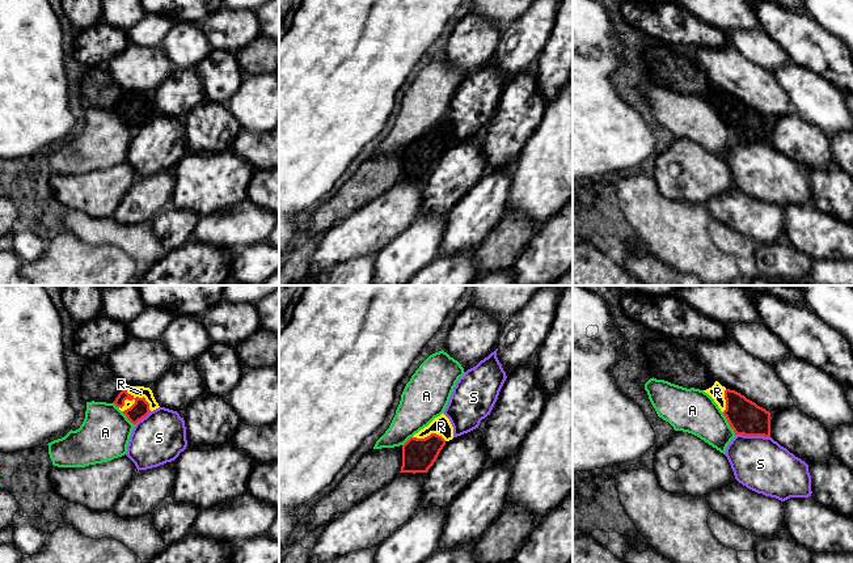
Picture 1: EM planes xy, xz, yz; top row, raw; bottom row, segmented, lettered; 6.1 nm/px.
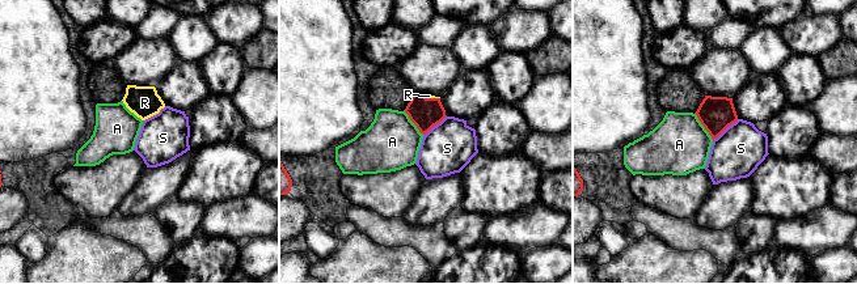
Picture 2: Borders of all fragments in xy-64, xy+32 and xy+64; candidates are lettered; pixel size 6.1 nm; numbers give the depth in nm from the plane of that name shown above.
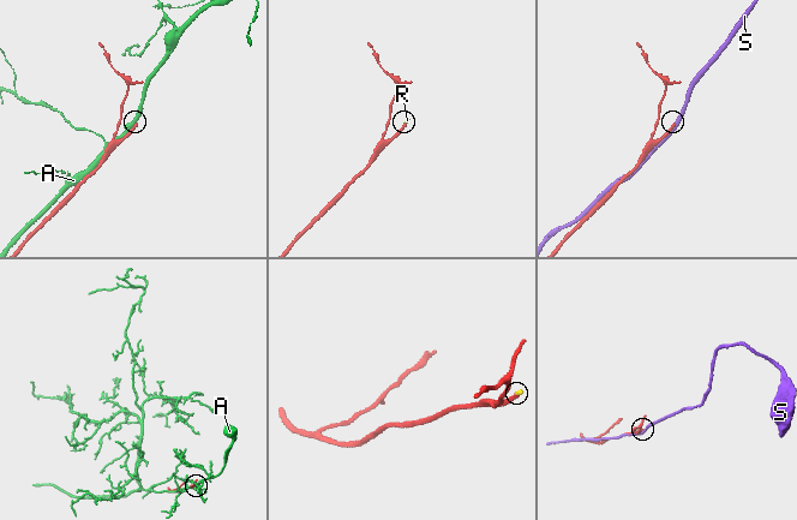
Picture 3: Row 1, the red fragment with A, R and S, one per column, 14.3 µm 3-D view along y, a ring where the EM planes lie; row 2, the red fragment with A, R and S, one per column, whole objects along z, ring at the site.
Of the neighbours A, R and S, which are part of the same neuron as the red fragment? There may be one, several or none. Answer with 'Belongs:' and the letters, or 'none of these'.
Belongs: R

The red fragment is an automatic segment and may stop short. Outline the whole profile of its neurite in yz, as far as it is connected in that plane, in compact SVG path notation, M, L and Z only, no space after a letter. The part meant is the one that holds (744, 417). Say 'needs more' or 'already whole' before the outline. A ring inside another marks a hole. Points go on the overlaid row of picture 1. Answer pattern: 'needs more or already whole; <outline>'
needs more; M718 381L706 390L726 416L735 435L770 437L770 412Z

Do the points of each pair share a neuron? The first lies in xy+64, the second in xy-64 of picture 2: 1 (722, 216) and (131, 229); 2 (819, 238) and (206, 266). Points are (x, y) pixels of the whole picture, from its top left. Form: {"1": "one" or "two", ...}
{"1": "two", "2": "two"}

